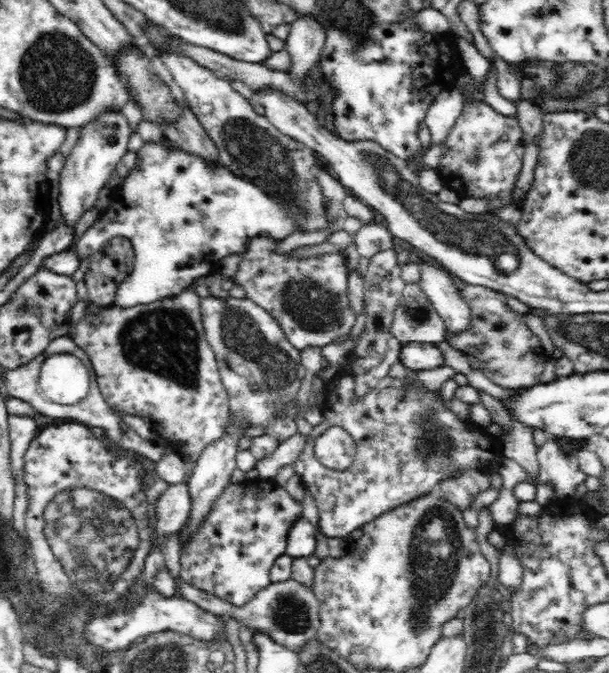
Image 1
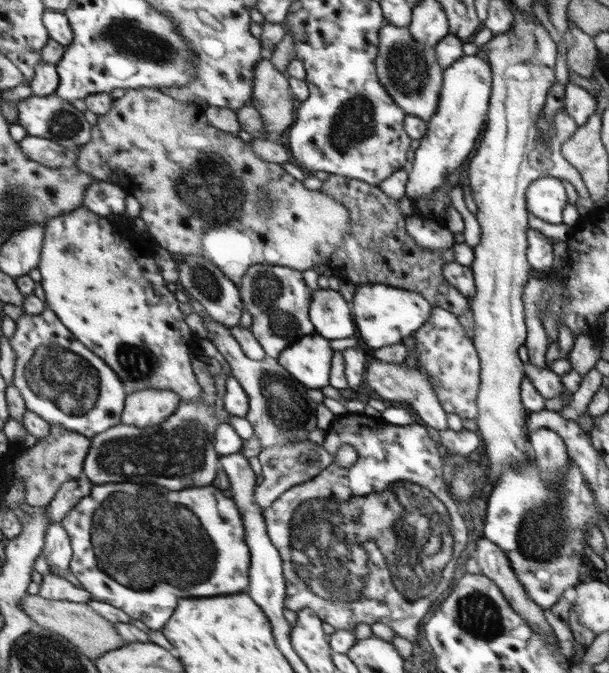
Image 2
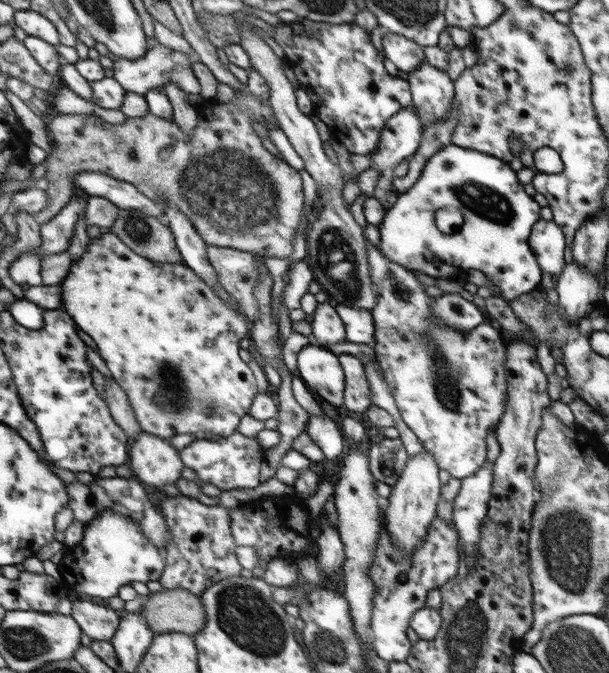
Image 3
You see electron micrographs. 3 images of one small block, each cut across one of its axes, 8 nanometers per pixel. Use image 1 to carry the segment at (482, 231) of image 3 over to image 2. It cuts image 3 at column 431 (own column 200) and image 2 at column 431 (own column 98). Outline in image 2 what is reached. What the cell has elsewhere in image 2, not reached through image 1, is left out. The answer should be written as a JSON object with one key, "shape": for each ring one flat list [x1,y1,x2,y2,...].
{"shape":[[416,215,404,218,407,235,422,250,449,252,455,245,453,234,443,226,440,220,423,220]]}

